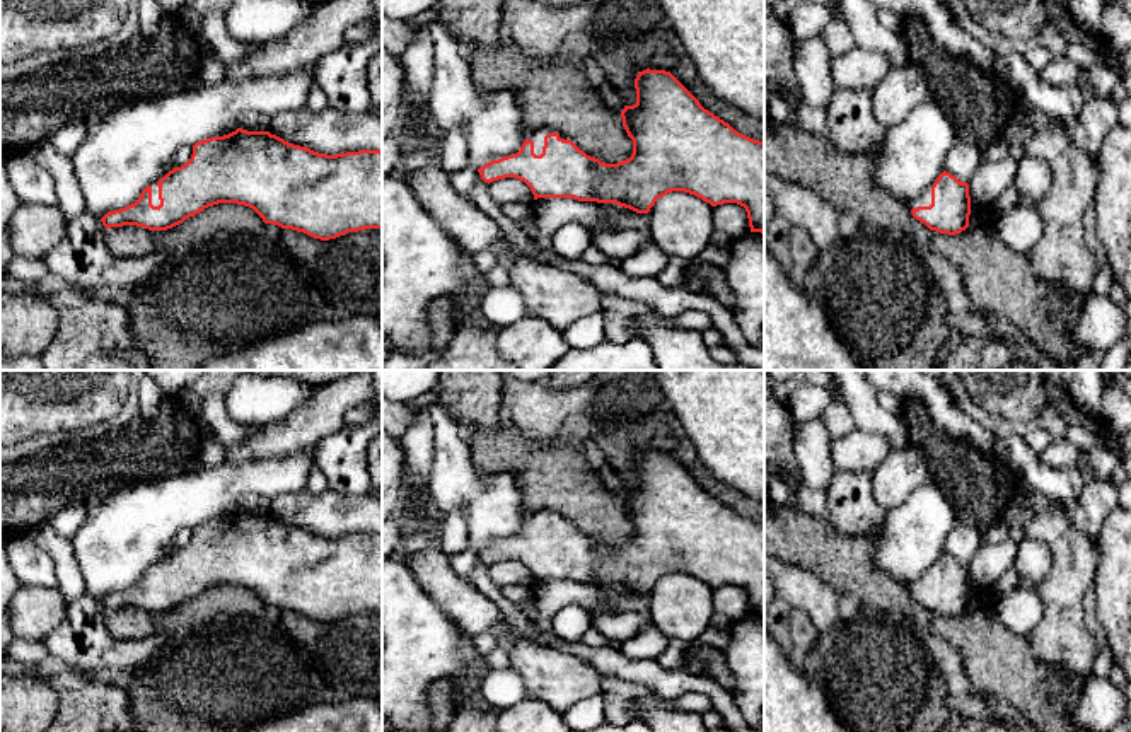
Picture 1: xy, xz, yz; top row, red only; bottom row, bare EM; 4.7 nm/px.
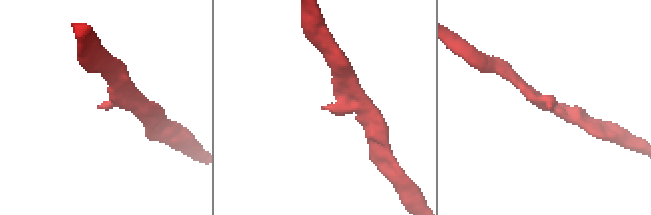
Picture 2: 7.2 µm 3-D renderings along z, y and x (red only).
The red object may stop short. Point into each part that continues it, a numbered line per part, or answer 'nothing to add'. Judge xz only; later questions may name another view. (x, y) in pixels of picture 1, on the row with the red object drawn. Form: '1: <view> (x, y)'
1: xz (538, 137)

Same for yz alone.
1: yz (925, 198)

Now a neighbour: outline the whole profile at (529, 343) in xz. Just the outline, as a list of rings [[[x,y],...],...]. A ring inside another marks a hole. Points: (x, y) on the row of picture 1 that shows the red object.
[[[534,316],[498,329],[496,348],[519,370],[549,370],[571,350],[561,331]]]

